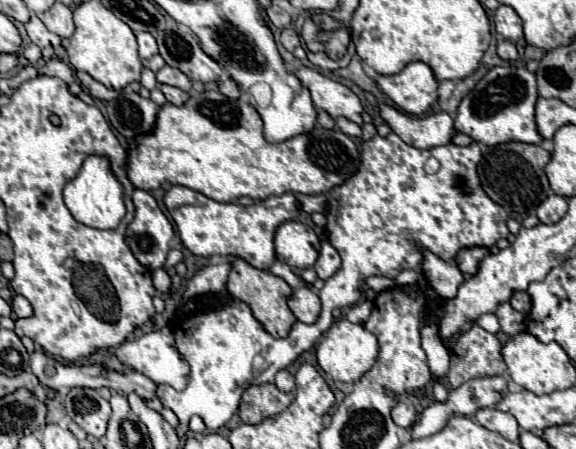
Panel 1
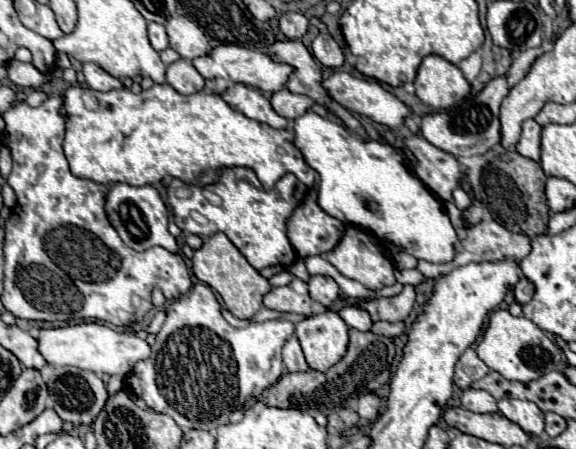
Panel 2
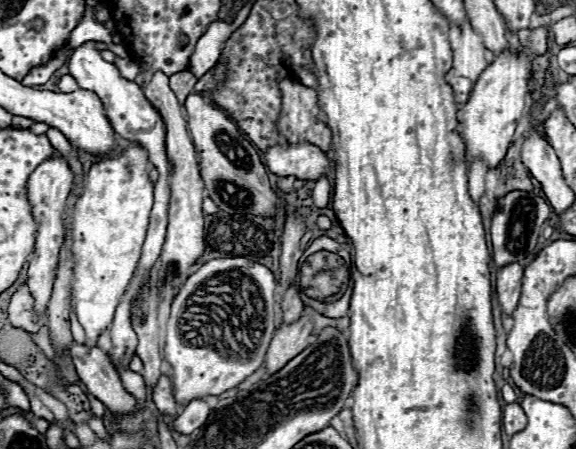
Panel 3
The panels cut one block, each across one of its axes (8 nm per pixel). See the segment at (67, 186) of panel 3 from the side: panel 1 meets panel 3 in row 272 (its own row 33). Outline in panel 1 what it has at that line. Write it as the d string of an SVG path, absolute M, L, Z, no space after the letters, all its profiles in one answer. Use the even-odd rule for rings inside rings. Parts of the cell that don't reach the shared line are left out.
M32 16L32 20L26 24L26 32L28 32L30 40L32 40L36 46L40 46L40 48L44 48L44 46L58 48L58 46L60 46L60 36L54 36L54 34L42 24L42 20L36 18L36 16Z

